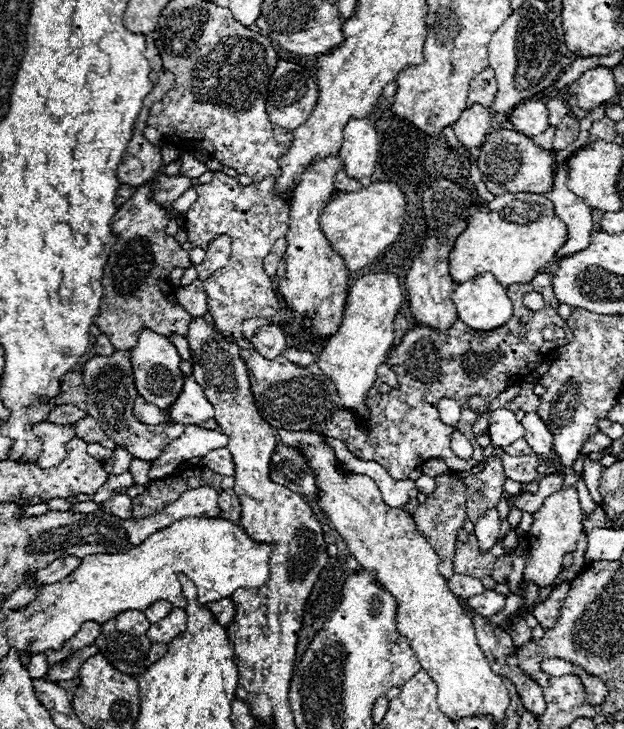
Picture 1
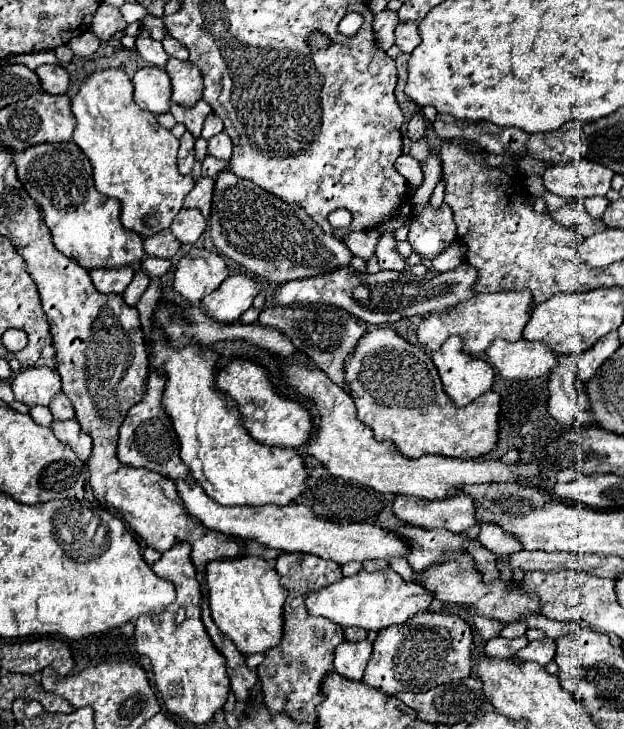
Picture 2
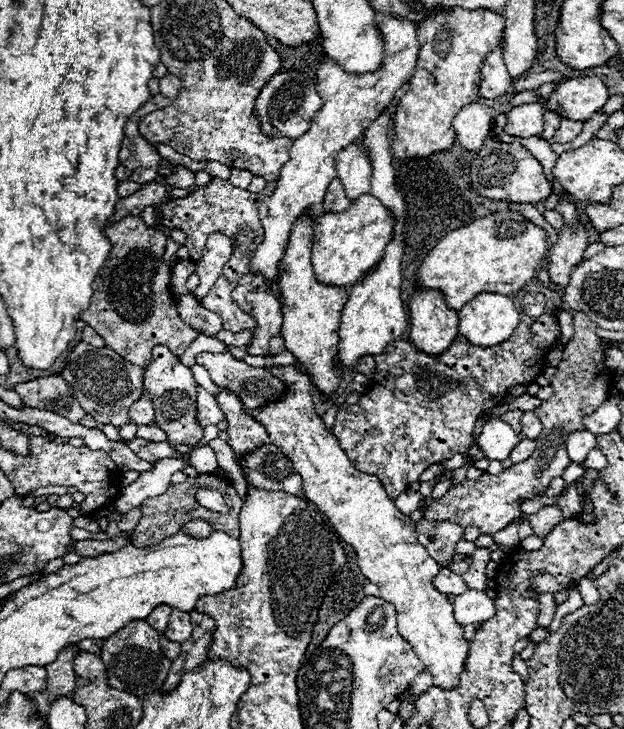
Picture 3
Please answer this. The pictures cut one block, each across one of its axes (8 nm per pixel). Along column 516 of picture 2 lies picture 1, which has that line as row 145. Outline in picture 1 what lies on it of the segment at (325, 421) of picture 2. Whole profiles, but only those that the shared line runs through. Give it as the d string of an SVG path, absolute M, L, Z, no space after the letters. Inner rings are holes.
M480 104L466 108L460 114L460 120L456 120L456 124L452 124L460 144L464 144L466 148L480 148L484 144L488 128L490 128L490 116L492 116L490 110L486 110Z

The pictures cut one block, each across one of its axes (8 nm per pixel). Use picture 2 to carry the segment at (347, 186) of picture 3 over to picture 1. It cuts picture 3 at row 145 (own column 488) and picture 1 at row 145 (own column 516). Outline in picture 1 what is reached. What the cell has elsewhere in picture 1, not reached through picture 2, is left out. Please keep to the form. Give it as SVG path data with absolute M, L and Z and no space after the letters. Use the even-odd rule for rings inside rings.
M352 118L344 126L344 140L340 146L340 158L348 176L358 180L370 178L378 160L378 134L368 118Z

